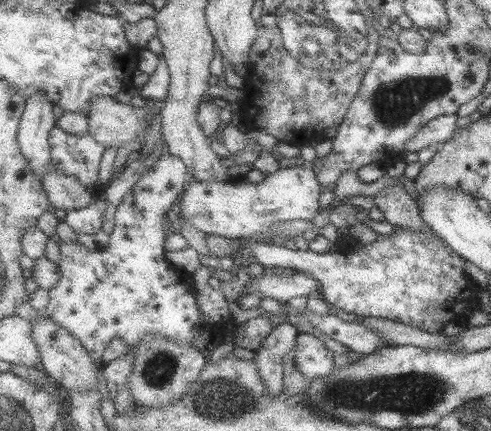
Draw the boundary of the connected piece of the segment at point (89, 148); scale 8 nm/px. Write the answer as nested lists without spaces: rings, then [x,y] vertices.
[[[59,127],[49,136],[52,144],[51,162],[65,176],[76,176],[83,185],[95,190],[99,166],[108,147],[91,134],[71,134]]]

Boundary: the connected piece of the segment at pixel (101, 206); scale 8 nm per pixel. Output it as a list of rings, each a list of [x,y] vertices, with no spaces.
[[[98,196],[91,206],[68,211],[63,221],[78,234],[96,235],[103,230],[105,208],[107,208],[107,201],[102,196]]]

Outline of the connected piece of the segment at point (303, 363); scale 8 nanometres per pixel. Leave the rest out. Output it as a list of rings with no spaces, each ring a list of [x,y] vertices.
[[[300,333],[293,358],[297,368],[308,382],[335,371],[335,358],[323,340],[308,333]]]

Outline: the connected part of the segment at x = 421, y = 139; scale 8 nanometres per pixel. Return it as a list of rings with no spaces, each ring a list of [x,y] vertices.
[[[444,115],[427,122],[411,140],[405,142],[405,150],[418,153],[431,144],[447,142],[458,130],[457,120],[459,116]]]

